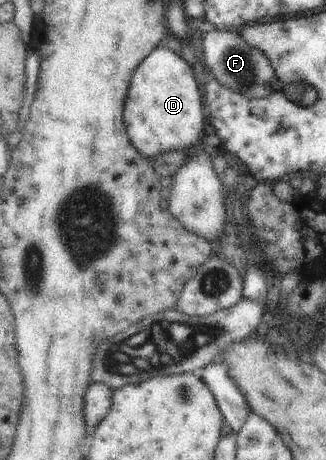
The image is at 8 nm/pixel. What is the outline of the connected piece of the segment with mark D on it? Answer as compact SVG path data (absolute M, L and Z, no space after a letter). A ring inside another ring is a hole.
M159 46L135 74L135 82L127 100L127 130L135 146L148 158L159 158L171 152L191 151L201 142L205 130L205 100L201 94L201 84L197 82L197 72L193 62L186 55L179 56L175 50Z

